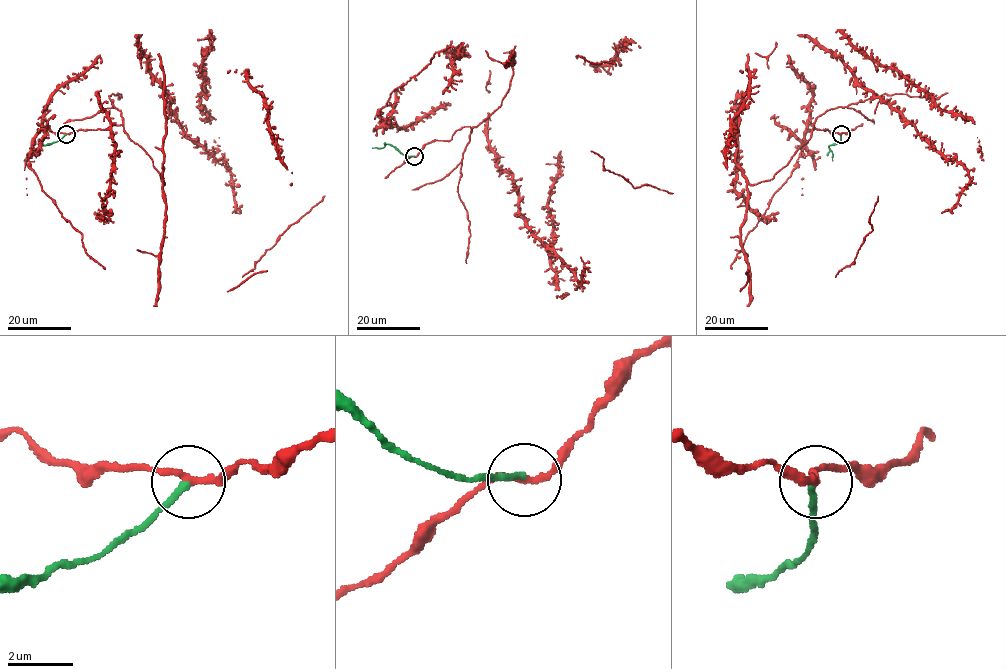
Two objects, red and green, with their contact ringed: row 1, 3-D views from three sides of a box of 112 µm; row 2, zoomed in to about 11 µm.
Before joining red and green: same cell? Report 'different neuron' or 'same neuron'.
different neuron

